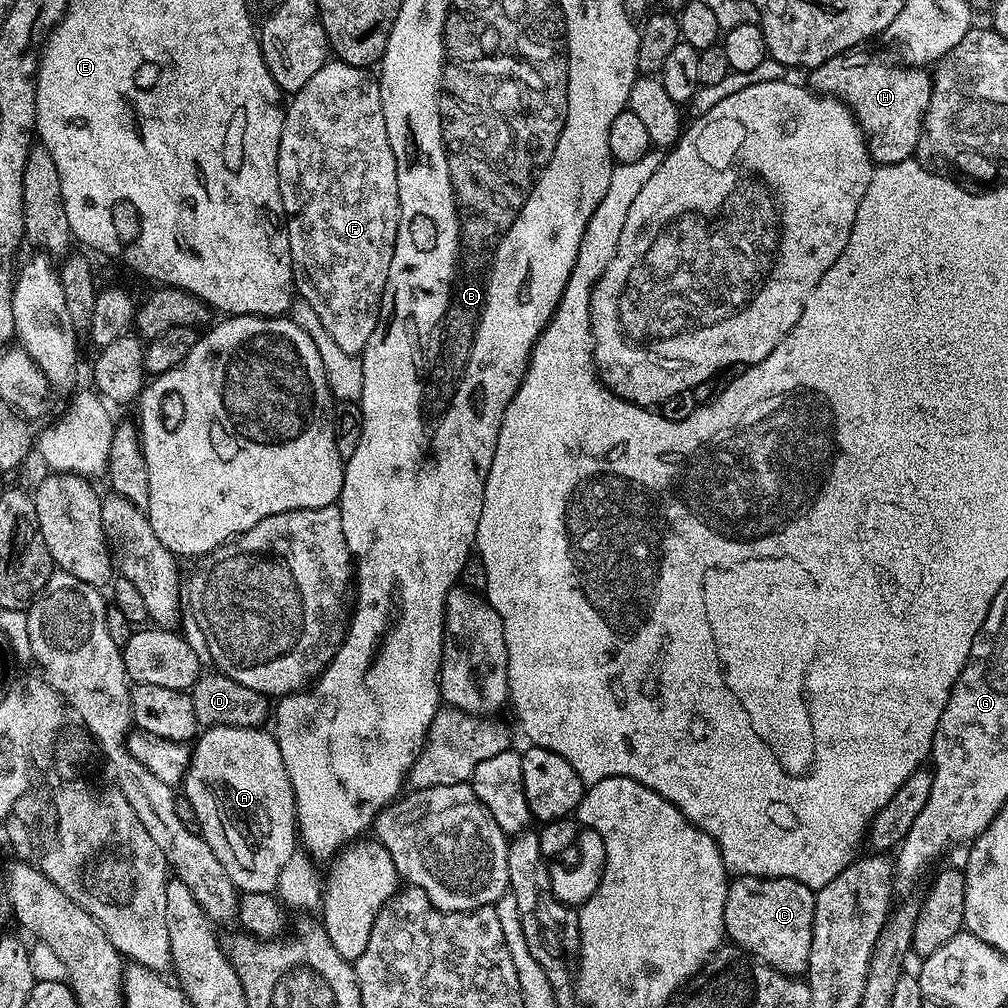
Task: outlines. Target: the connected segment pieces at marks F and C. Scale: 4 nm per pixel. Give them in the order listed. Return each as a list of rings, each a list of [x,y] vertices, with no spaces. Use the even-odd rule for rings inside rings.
[[[335,58],[329,59],[328,63],[322,66],[322,70],[318,70],[318,74],[314,74],[314,78],[310,78],[310,82],[306,82],[306,86],[302,86],[302,90],[298,90],[287,101],[282,138],[278,146],[278,190],[282,194],[284,203],[284,218],[290,242],[295,291],[299,299],[308,303],[315,314],[318,314],[318,319],[325,327],[326,334],[334,339],[339,349],[344,350],[350,356],[359,357],[363,353],[366,342],[370,342],[370,334],[374,334],[374,326],[378,326],[380,321],[382,294],[390,278],[390,258],[394,258],[394,242],[398,234],[398,218],[400,217],[398,170],[394,150],[386,134],[386,122],[382,118],[380,82],[369,69],[350,66]]]
[[[736,876],[735,879],[729,883],[728,893],[726,894],[726,910],[724,911],[724,930],[729,941],[733,940],[738,947],[741,948],[741,953],[747,954],[753,960],[761,960],[763,964],[770,965],[774,970],[778,970],[787,976],[795,976],[797,978],[803,977],[808,970],[808,963],[810,962],[810,938],[812,937],[812,927],[814,926],[814,906],[816,905],[816,893],[813,889],[807,888],[802,882],[798,882],[794,878],[770,878],[769,876]]]

